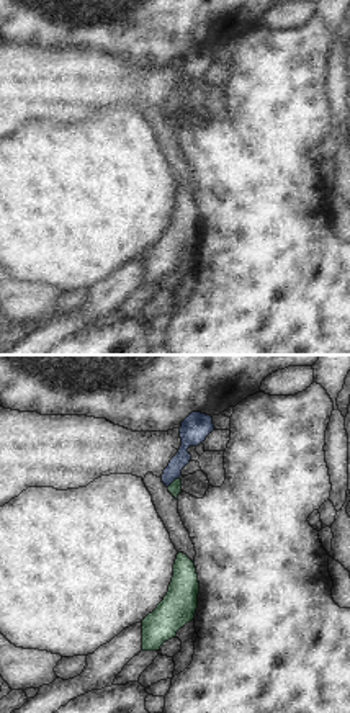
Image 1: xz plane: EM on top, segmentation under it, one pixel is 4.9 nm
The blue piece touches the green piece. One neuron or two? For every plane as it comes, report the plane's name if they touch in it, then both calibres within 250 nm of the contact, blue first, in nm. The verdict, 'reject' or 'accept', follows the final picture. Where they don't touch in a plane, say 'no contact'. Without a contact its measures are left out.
meets blue in xz; 110 nm thick on the blue side, 60 nm on the other

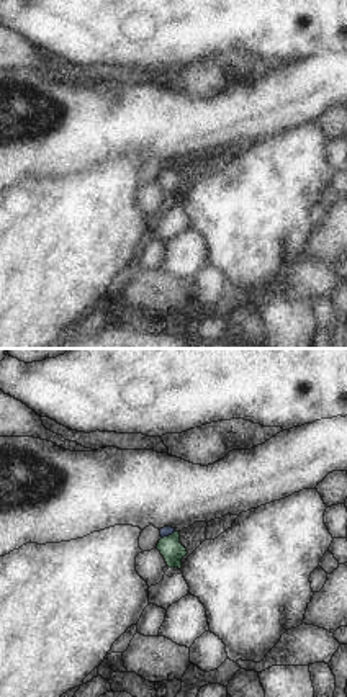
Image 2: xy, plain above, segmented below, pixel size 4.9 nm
meets blue in xy; 50 nm thick on the blue side, 110 nm on the other

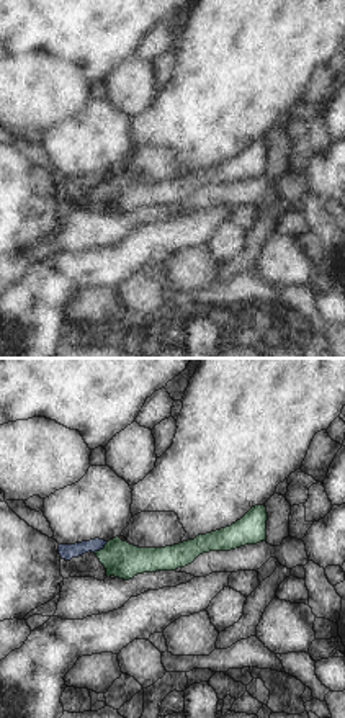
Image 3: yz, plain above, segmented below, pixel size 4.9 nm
meets blue in yz; 80 nm thick on the blue side, 180 nm on the other

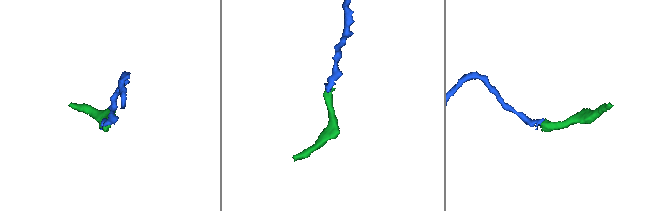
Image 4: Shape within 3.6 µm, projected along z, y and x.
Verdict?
reject

